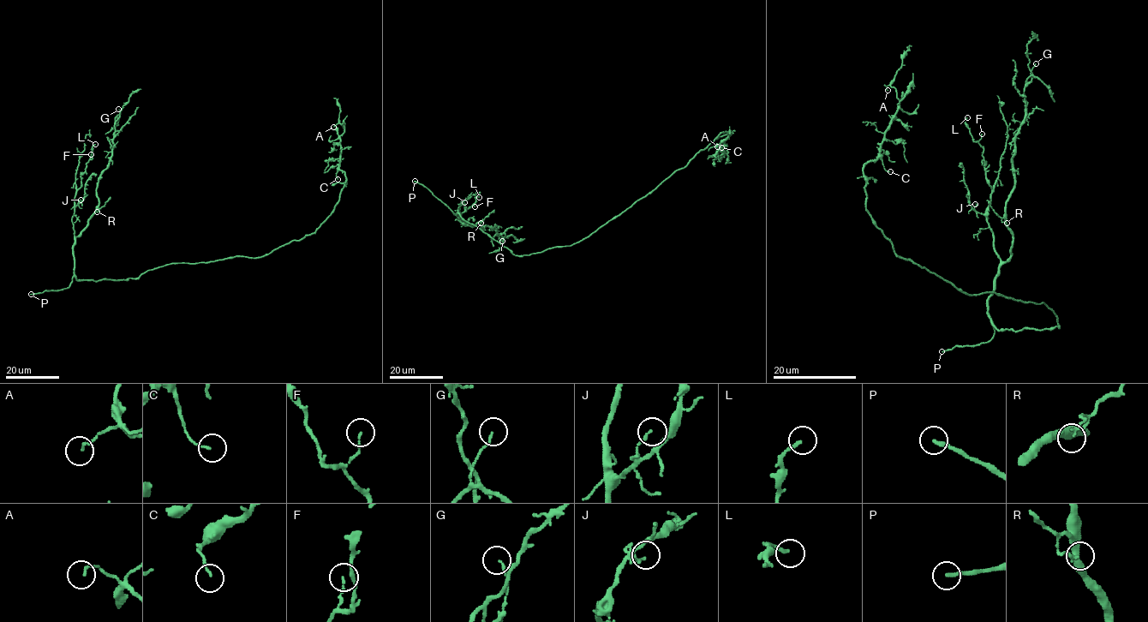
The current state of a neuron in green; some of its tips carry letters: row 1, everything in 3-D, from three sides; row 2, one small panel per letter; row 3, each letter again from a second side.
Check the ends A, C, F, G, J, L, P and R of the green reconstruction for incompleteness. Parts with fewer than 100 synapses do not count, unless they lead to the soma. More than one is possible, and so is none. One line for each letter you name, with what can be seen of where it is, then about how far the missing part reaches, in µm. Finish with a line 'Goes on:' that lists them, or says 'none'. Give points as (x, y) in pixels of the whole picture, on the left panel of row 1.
P: at (31, 294); about 60 µm are missing
Goes on: P

